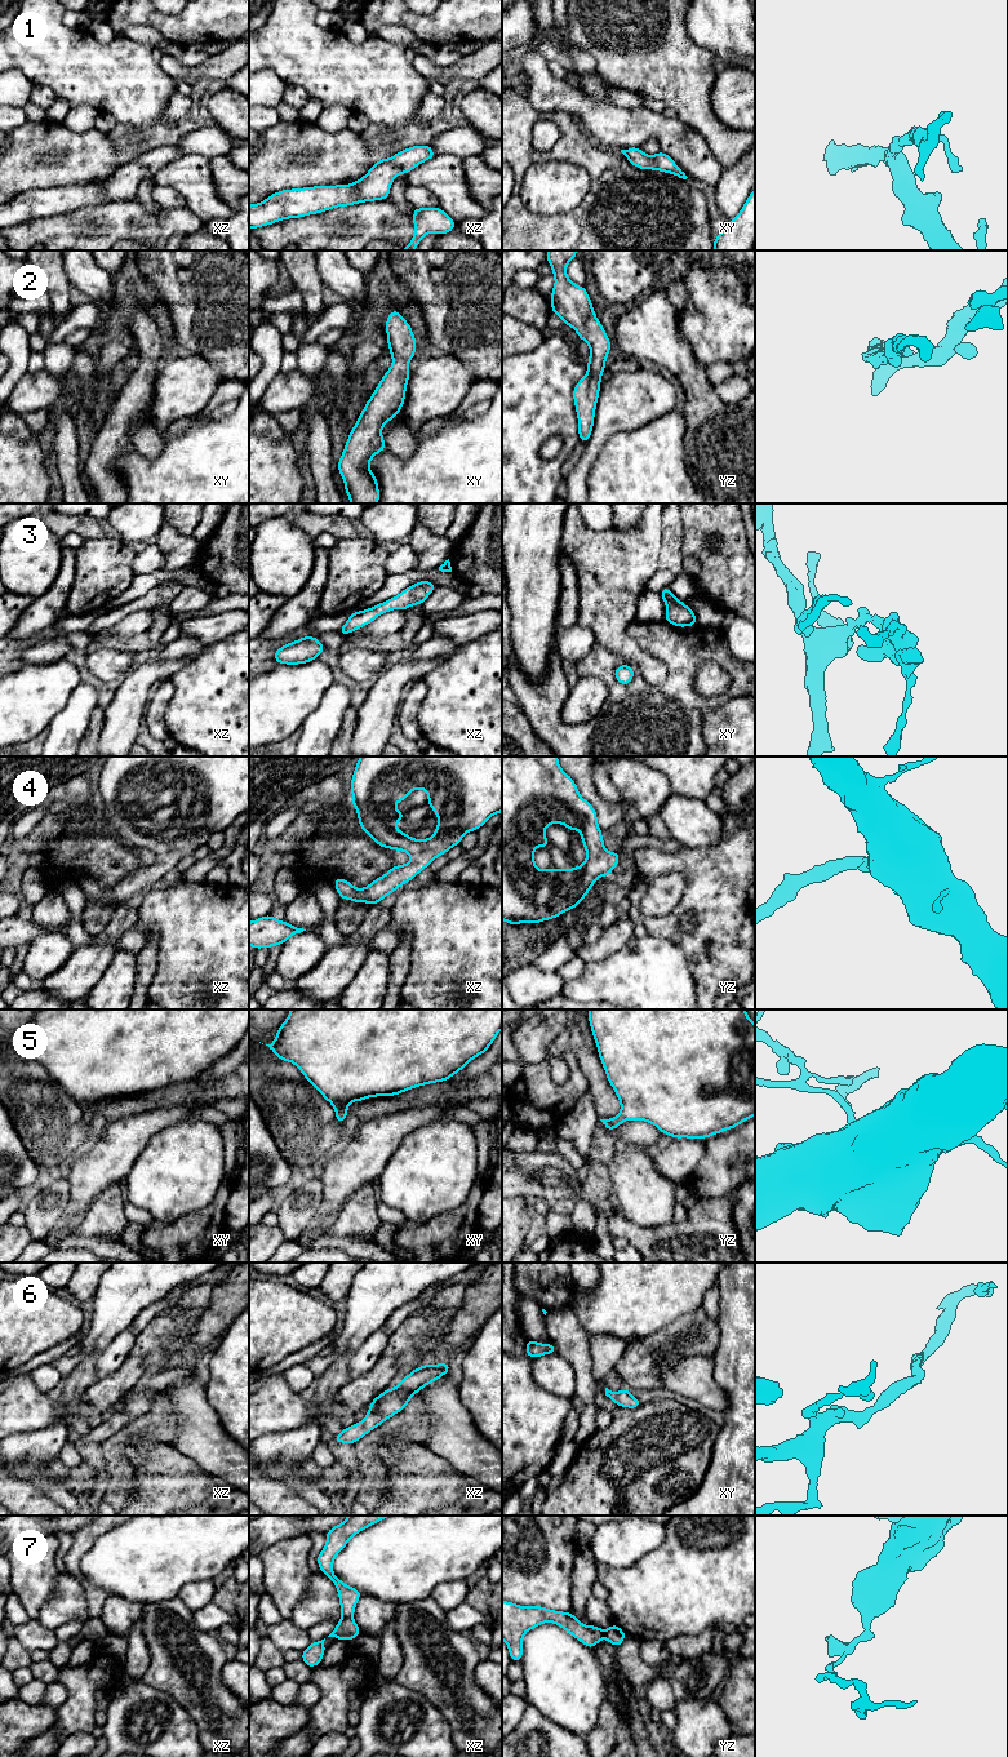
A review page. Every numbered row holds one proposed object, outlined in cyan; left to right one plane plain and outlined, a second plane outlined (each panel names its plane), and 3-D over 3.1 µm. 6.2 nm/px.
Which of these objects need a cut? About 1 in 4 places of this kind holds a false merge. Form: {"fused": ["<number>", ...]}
{"fused": ["7"]}

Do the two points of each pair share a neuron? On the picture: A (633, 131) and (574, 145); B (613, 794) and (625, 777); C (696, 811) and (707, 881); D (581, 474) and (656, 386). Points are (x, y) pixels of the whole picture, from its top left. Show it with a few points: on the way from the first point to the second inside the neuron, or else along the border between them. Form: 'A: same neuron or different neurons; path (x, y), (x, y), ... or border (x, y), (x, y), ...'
A: different neurons; border (591, 137), (594, 141)
B: different neurons; border (608, 770), (609, 779), (624, 802)
C: different neurons; border (723, 825), (723, 835), (716, 843), (682, 846)
D: same neuron; path (591, 449), (599, 434), (631, 402)

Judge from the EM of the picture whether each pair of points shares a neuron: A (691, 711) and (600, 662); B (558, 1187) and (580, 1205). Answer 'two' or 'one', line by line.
A: one
B: two

